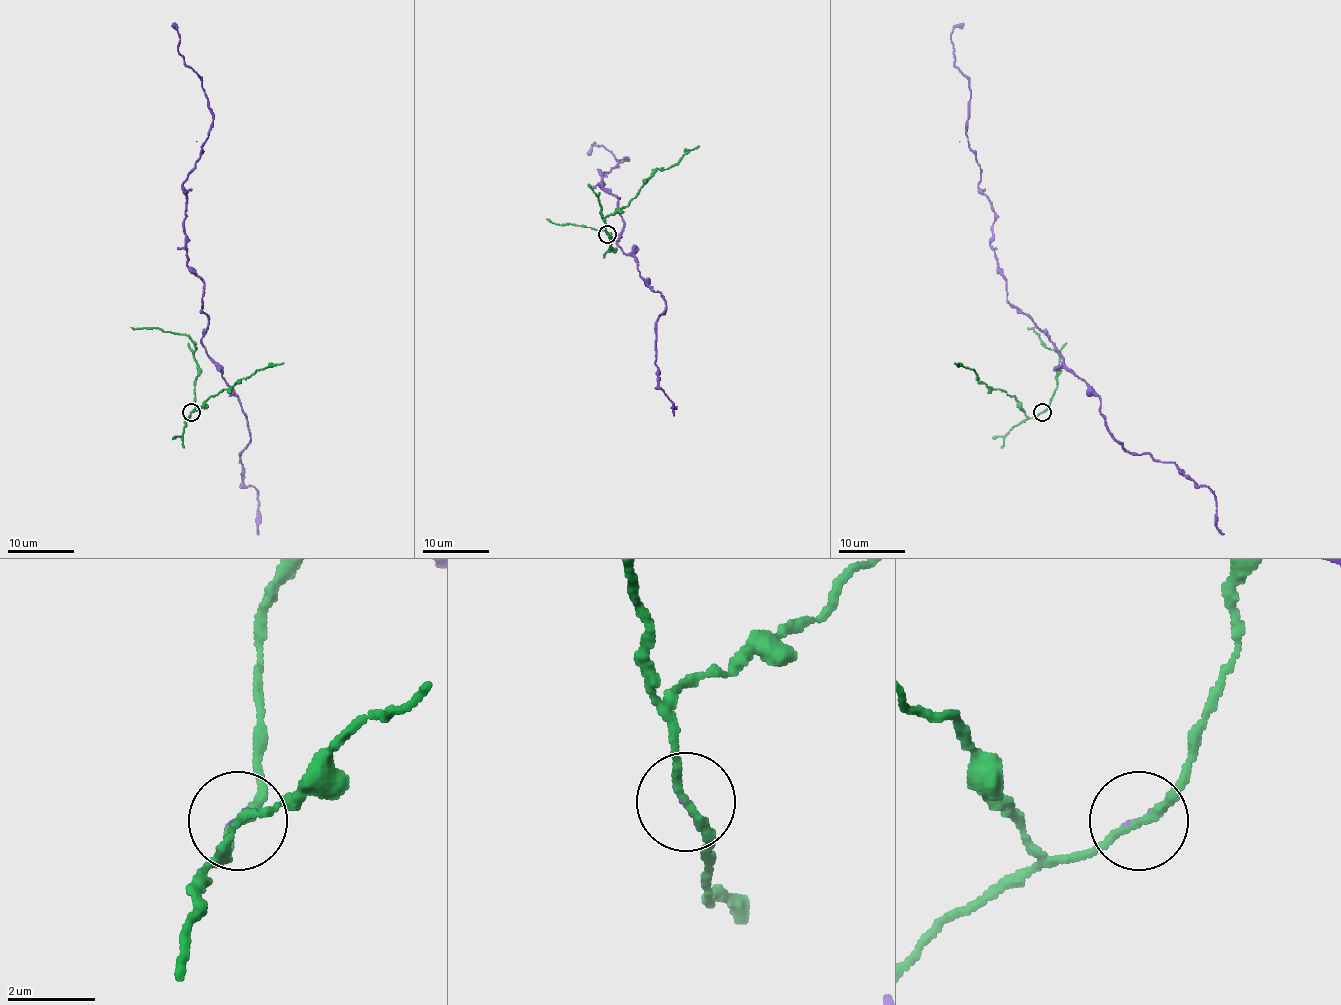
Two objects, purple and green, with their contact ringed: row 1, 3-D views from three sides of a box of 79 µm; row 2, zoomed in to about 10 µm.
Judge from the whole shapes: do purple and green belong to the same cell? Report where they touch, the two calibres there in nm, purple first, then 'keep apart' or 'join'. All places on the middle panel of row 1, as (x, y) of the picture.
at (607, 234); 90 nm thick on the purple side, 170 nm on the other; keep apart

